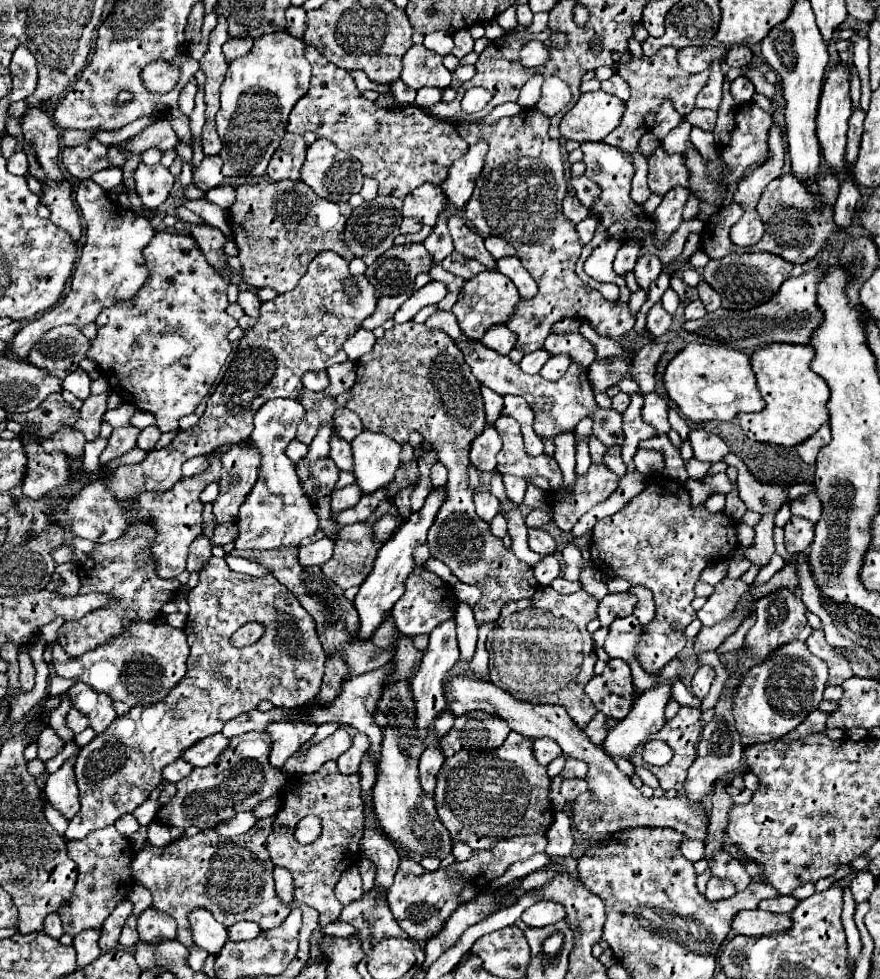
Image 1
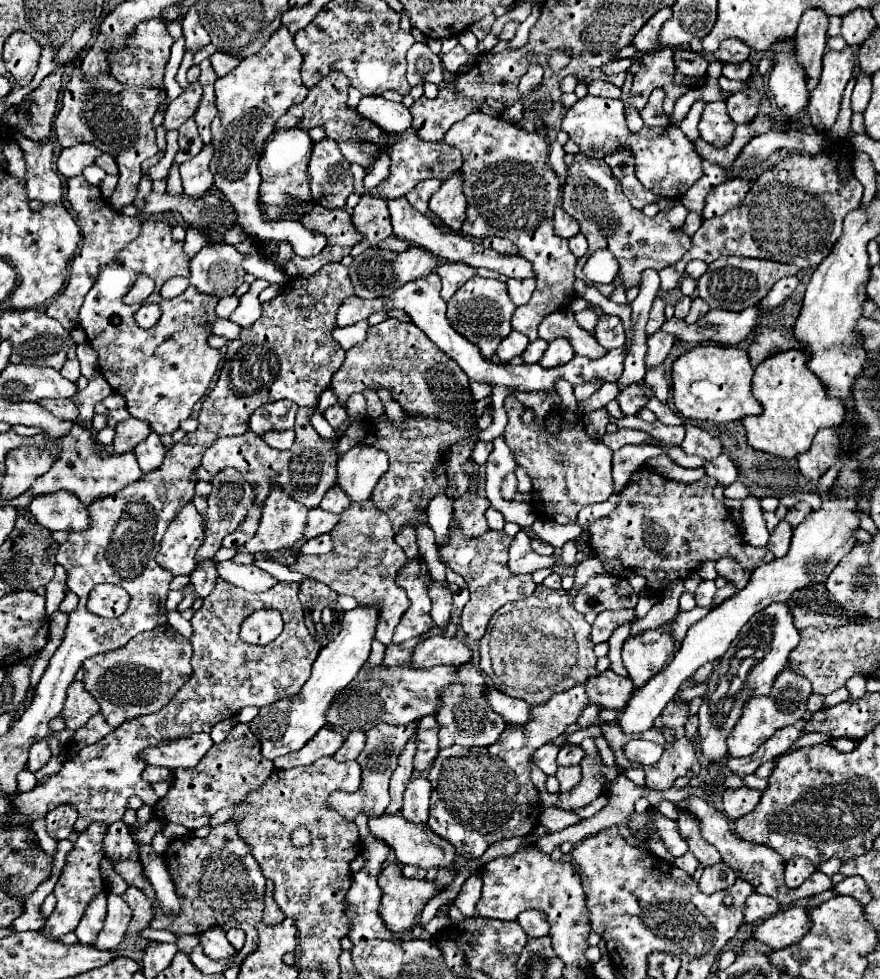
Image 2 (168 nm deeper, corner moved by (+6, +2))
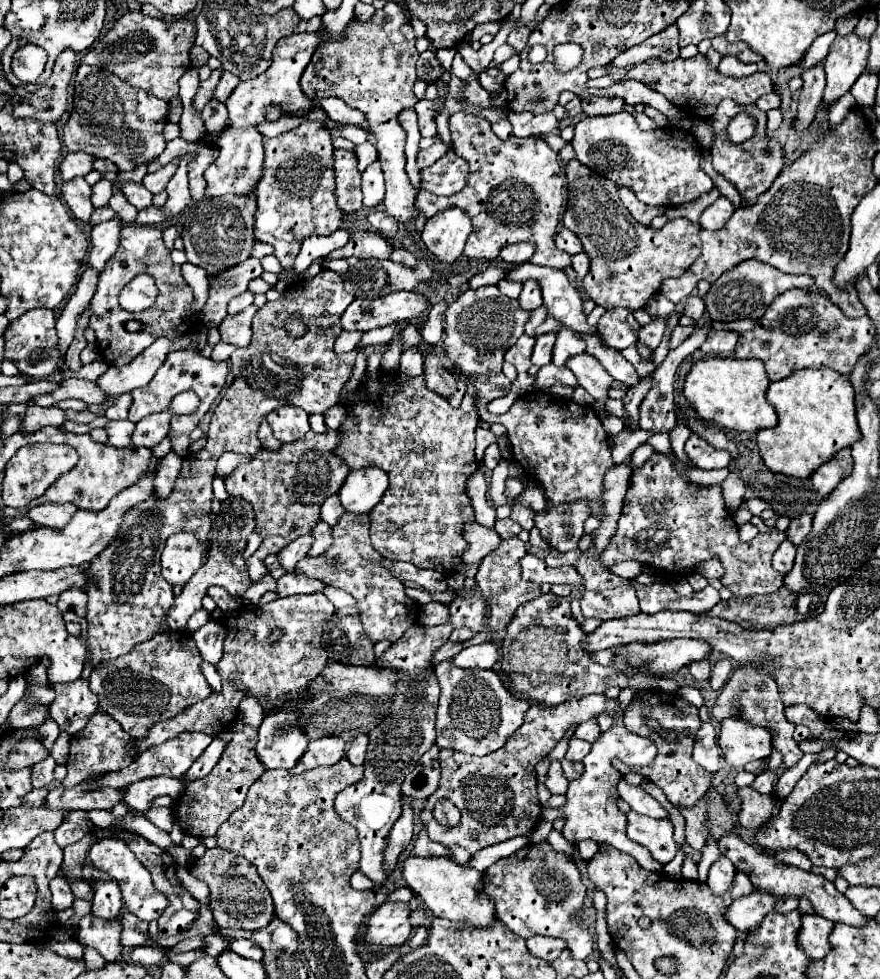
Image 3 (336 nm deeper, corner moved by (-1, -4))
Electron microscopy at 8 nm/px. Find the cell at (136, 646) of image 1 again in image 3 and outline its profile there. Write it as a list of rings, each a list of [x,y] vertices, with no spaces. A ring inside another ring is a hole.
[[[169,631],[159,633],[147,643],[139,643],[129,655],[123,655],[119,659],[111,659],[111,663],[99,663],[99,667],[93,667],[91,671],[91,691],[99,697],[99,709],[103,713],[109,713],[119,721],[119,725],[131,735],[131,737],[145,737],[147,729],[163,719],[175,717],[185,707],[195,705],[197,701],[209,697],[211,687],[201,675],[201,655],[195,643],[191,641],[187,631]]]

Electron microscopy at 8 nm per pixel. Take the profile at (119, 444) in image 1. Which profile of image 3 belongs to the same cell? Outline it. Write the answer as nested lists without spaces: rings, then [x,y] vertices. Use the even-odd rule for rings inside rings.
[[[167,409],[163,413],[153,413],[153,415],[141,419],[135,425],[135,431],[133,431],[133,437],[131,437],[131,447],[133,449],[139,449],[139,447],[151,449],[151,447],[155,447],[155,443],[161,443],[169,433],[171,417],[173,415]]]

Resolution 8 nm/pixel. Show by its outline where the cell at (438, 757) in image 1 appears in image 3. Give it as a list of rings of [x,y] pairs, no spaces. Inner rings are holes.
[[[421,827],[415,843],[413,843],[413,853],[415,855],[421,855],[421,857],[437,857],[437,855],[449,855],[449,851],[439,845],[439,843],[433,843],[427,835],[427,829]]]

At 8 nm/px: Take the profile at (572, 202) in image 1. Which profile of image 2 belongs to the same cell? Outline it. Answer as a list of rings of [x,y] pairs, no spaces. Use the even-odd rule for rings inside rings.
[[[556,207],[554,213],[554,233],[562,239],[570,239],[578,233],[576,221],[572,221],[572,217],[568,217],[568,213],[564,213],[560,207]]]

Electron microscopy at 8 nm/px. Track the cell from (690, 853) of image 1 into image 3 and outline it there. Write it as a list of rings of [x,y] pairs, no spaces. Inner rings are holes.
[[[627,813],[627,837],[643,845],[659,863],[669,863],[679,845],[673,839],[673,823],[669,819],[651,819],[639,813]]]

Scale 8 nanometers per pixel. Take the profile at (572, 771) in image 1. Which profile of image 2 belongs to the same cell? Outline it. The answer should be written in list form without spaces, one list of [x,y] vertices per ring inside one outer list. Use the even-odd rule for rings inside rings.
[[[562,745],[558,751],[558,765],[578,765],[584,757],[584,751],[580,745]]]

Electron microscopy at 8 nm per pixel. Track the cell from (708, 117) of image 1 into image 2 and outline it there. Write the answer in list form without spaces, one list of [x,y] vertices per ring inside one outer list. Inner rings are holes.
[[[714,101],[714,103],[706,103],[698,127],[700,127],[700,137],[704,141],[714,145],[716,149],[724,149],[732,141],[736,123],[730,119],[726,103]]]

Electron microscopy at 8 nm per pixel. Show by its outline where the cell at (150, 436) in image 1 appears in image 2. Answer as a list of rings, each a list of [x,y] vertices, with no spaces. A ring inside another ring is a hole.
[[[152,433],[140,445],[136,445],[134,453],[138,457],[138,463],[140,463],[142,473],[150,473],[150,471],[156,471],[162,465],[166,449],[164,449],[160,437],[156,433]]]

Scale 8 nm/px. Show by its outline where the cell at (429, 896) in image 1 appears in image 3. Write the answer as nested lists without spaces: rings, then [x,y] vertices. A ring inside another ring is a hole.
[[[385,901],[367,919],[365,941],[371,945],[369,951],[381,953],[387,947],[403,945],[411,937],[411,909],[409,903]]]

